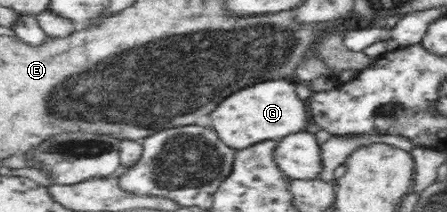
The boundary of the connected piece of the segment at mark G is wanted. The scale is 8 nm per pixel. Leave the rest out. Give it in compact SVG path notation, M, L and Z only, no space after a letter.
M266 81L254 85L254 89L242 89L242 93L234 93L234 97L224 101L218 107L218 113L212 113L212 127L216 128L222 142L236 151L264 141L279 143L288 135L306 131L310 125L306 105L296 93L296 82Z

